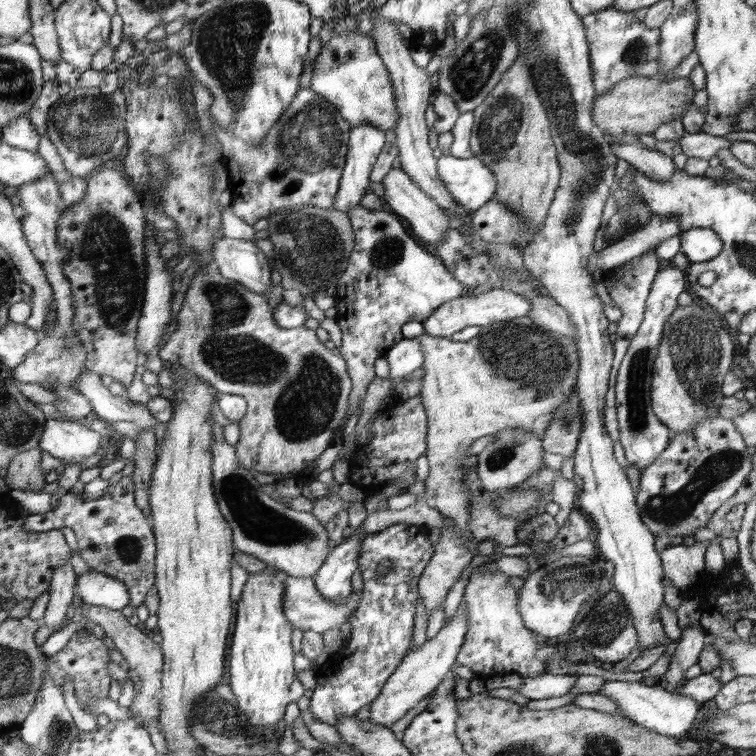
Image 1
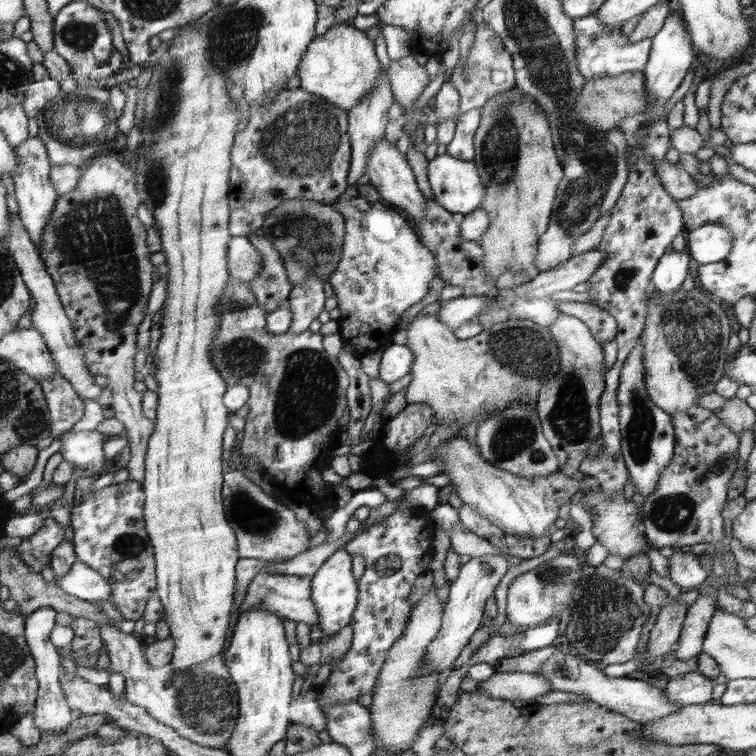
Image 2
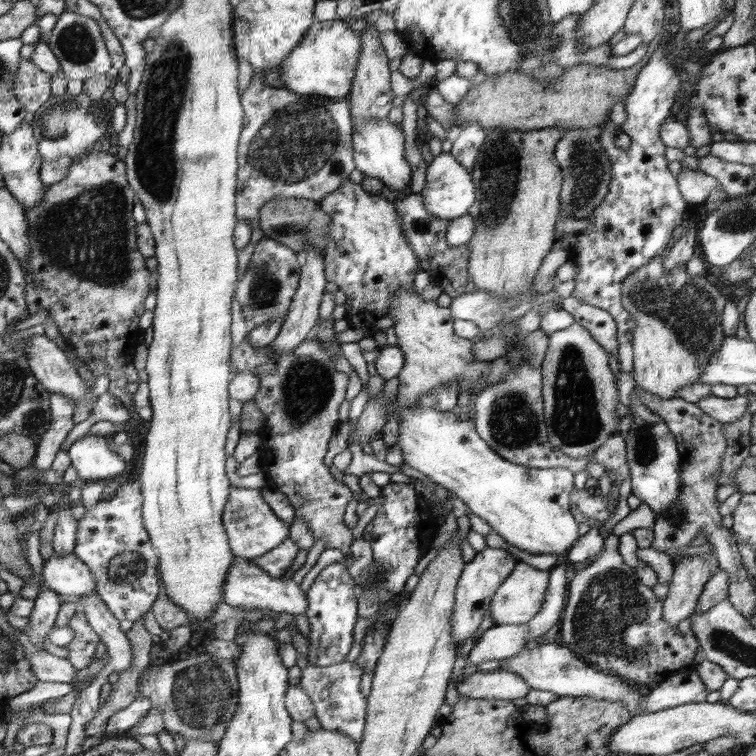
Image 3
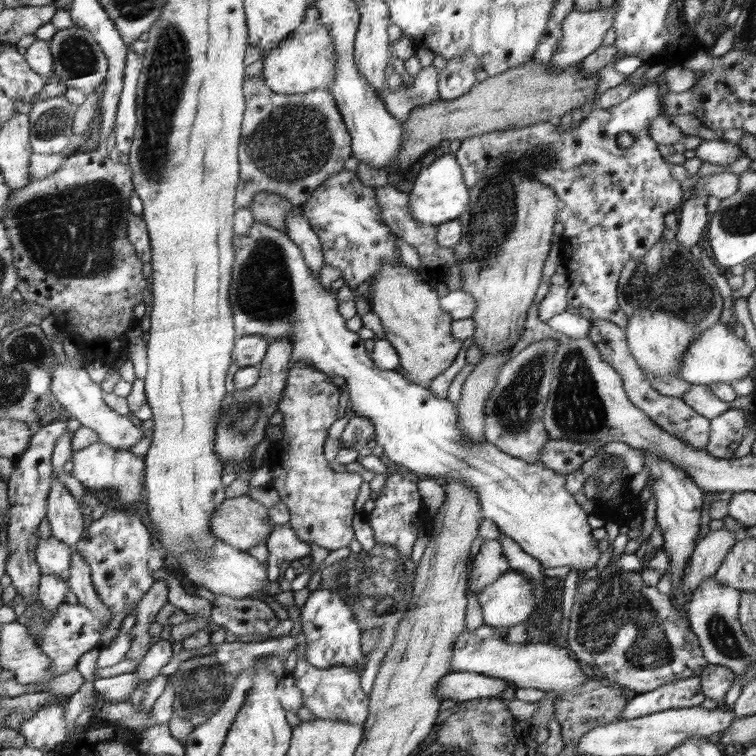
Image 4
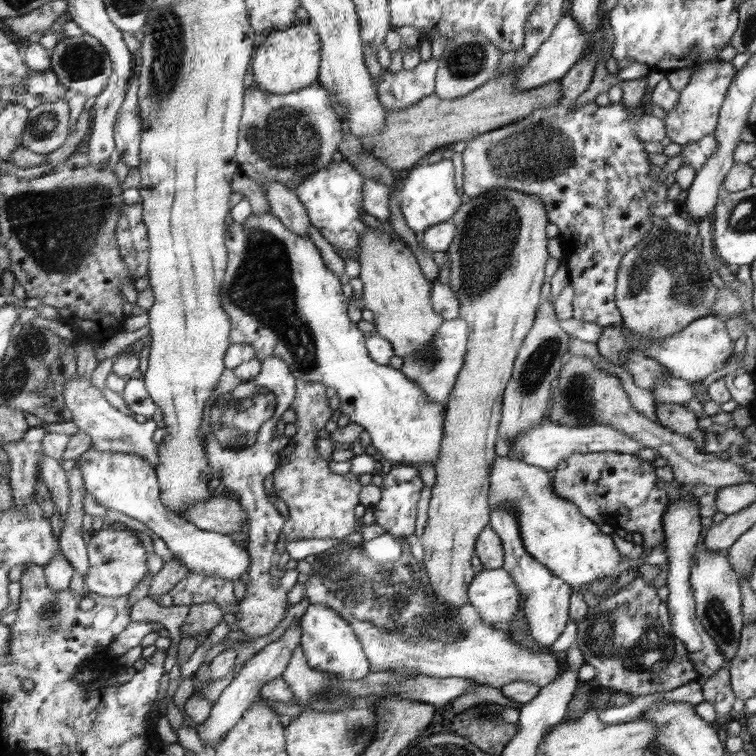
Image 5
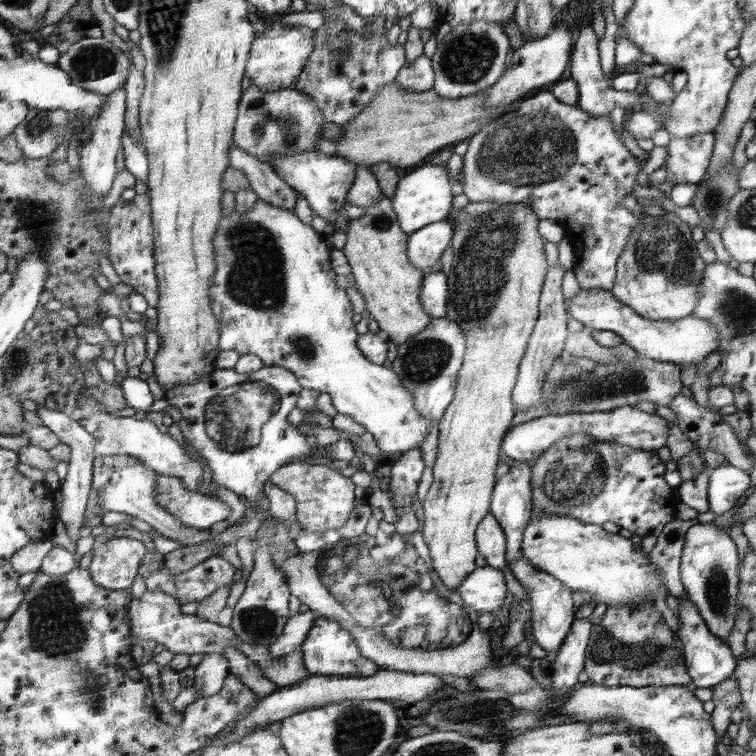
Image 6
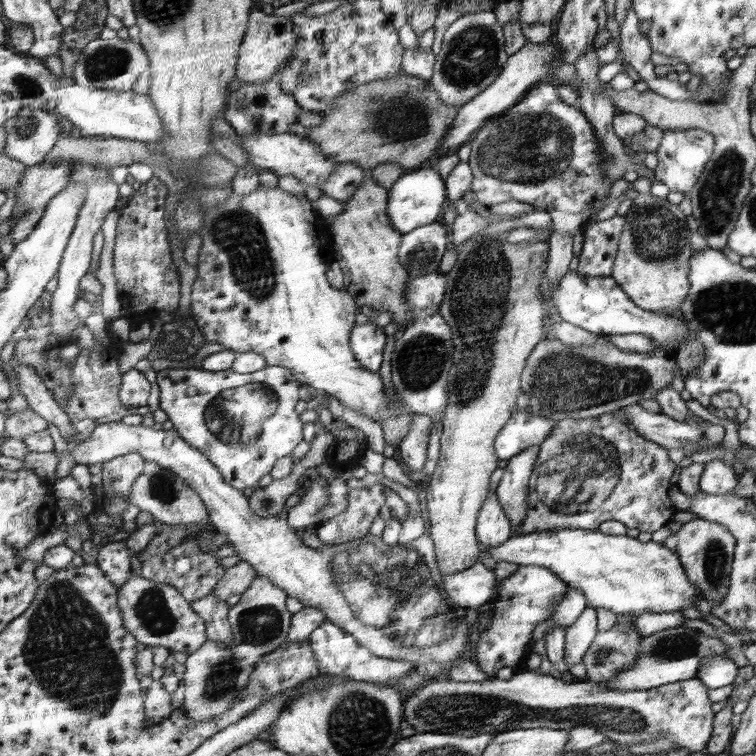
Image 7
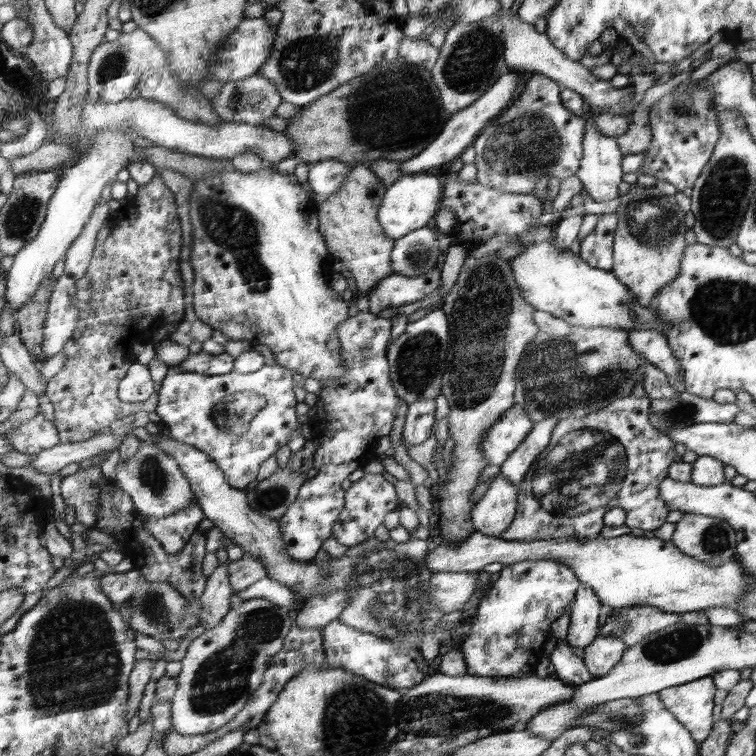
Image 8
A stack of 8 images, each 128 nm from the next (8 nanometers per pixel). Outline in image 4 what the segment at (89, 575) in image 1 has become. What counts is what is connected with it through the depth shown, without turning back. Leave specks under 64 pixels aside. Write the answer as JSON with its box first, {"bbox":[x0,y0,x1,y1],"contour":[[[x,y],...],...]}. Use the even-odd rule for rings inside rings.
{"bbox":[35,536,73,582],"contour":[[[37,536],[35,548],[35,560],[42,570],[43,576],[61,576],[68,582],[71,569],[71,554],[73,551],[70,546],[61,542],[55,536],[49,539]]]}

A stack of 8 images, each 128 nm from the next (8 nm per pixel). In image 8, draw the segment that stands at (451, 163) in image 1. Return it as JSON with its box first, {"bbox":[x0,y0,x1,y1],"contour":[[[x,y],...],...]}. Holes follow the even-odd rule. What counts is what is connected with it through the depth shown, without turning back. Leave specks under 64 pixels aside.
{"bbox":[379,173,443,240],"contour":[[[432,173],[402,175],[394,184],[387,187],[379,208],[380,226],[387,236],[398,240],[411,232],[433,225],[443,200],[443,179]]]}

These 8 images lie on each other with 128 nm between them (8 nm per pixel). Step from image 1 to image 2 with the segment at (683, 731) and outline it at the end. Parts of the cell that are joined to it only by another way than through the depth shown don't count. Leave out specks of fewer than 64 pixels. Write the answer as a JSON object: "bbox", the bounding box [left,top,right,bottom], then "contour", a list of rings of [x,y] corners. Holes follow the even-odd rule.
{"bbox":[536,649,682,724],"contour":[[[559,649],[556,654],[552,654],[550,659],[540,666],[536,673],[544,676],[550,682],[552,691],[572,692],[572,694],[578,694],[578,696],[586,696],[588,701],[603,705],[604,708],[612,709],[612,711],[623,713],[624,716],[630,717],[640,724],[666,717],[672,711],[682,707],[680,704],[670,702],[670,698],[666,698],[664,690],[650,685],[642,679],[627,676],[608,677],[601,666],[578,655],[564,654]]]}

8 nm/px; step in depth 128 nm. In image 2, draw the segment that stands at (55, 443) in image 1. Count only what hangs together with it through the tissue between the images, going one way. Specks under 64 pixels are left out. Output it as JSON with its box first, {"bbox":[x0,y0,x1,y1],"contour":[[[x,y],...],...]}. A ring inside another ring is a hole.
{"bbox":[56,430,116,475],"contour":[[[70,430],[56,438],[62,442],[59,450],[62,457],[77,468],[92,470],[99,475],[116,467],[116,460],[107,460],[104,456],[102,445],[107,437],[100,432]]]}

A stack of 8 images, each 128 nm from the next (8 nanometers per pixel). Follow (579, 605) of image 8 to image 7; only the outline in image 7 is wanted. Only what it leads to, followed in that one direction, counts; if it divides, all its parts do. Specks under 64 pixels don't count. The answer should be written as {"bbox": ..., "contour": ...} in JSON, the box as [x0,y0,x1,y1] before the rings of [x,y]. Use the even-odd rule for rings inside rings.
{"bbox":[564,604,597,670],"contour":[[[587,604],[578,619],[565,628],[564,659],[568,665],[566,670],[583,660],[597,634],[596,607]]]}

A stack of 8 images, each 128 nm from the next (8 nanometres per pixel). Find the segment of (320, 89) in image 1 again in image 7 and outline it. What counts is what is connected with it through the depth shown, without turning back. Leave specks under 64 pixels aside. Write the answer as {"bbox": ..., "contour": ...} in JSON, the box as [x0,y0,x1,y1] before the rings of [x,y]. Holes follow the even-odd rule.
{"bbox":[236,6,298,84],"contour":[[[258,6],[251,10],[251,21],[247,33],[243,37],[239,49],[239,64],[236,68],[236,78],[244,83],[259,84],[275,77],[279,68],[287,62],[292,50],[295,50],[298,34],[290,17],[276,16],[269,9]]]}

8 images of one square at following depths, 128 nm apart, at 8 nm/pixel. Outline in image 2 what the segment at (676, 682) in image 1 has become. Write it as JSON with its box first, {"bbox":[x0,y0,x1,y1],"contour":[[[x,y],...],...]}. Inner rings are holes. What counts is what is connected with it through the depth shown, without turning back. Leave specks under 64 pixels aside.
{"bbox":[676,594,716,661],"contour":[[[712,594],[698,595],[686,614],[683,630],[676,646],[676,658],[687,661],[703,652],[708,624],[716,612],[716,597]]]}

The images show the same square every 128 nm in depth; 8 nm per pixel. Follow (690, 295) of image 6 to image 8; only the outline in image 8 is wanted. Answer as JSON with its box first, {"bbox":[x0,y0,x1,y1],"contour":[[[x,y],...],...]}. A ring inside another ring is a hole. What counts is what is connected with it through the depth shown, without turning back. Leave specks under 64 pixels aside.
{"bbox":[611,184,688,307],"contour":[[[633,184],[628,193],[622,193],[619,197],[620,205],[618,205],[615,212],[619,218],[614,244],[615,266],[612,267],[611,271],[616,273],[616,276],[624,284],[627,284],[628,288],[638,298],[638,302],[646,307],[658,296],[659,291],[665,284],[671,283],[672,280],[678,277],[684,247],[686,247],[684,234],[688,230],[684,225],[685,223],[682,222],[685,212],[672,195],[666,195],[656,189],[655,186]]]}

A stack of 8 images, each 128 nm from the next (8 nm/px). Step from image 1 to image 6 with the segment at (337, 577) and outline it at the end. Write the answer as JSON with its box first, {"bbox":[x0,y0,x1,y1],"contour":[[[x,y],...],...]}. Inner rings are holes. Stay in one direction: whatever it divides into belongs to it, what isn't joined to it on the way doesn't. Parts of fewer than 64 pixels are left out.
{"bbox":[300,616,381,678],"contour":[[[315,616],[311,632],[300,649],[303,652],[304,666],[312,675],[366,678],[374,676],[381,669],[376,661],[360,654],[361,649],[355,644],[354,638],[338,621],[324,616]]]}

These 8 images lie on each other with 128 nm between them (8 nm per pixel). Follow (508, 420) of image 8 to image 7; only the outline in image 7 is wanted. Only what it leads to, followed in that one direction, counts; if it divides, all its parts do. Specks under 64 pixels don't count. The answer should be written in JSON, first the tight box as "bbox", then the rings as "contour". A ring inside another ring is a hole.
{"bbox":[496,406,554,460],"contour":[[[516,406],[510,422],[496,436],[496,456],[502,460],[511,459],[532,445],[542,444],[554,428],[554,420],[534,416],[530,411]]]}

